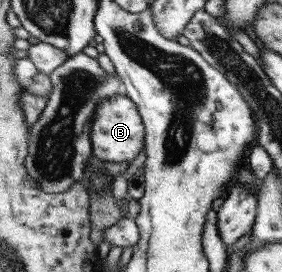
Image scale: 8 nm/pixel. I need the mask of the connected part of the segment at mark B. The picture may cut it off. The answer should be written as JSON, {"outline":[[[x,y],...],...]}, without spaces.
{"outline":[[[126,94],[111,96],[107,100],[103,98],[103,101],[91,128],[93,154],[104,161],[133,162],[146,150],[145,123],[140,110]]]}

